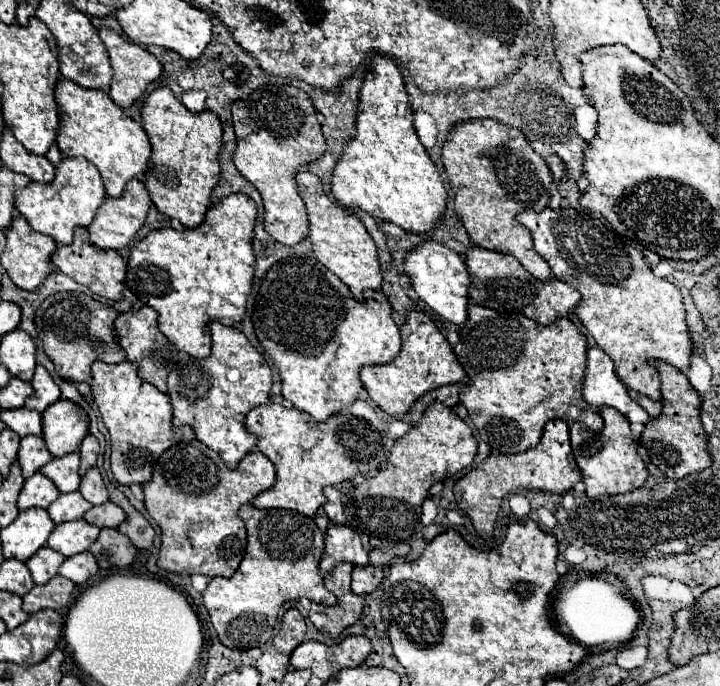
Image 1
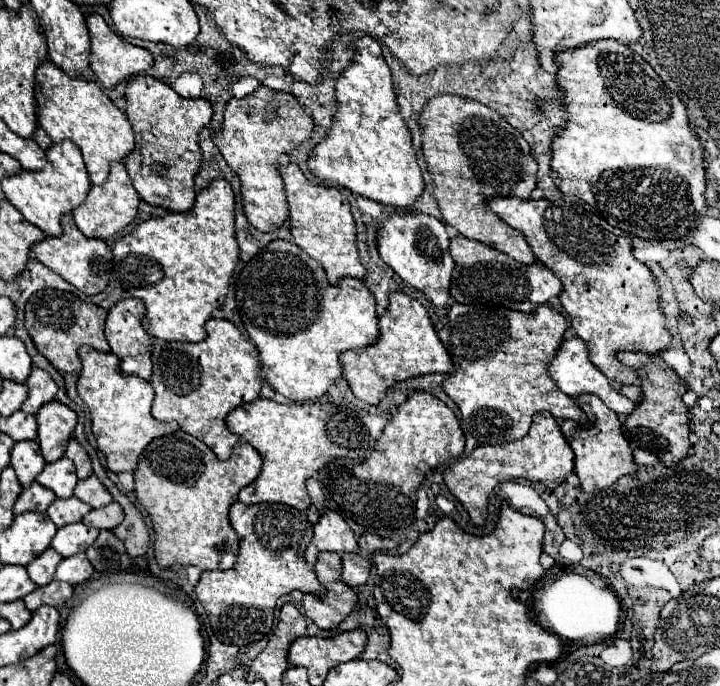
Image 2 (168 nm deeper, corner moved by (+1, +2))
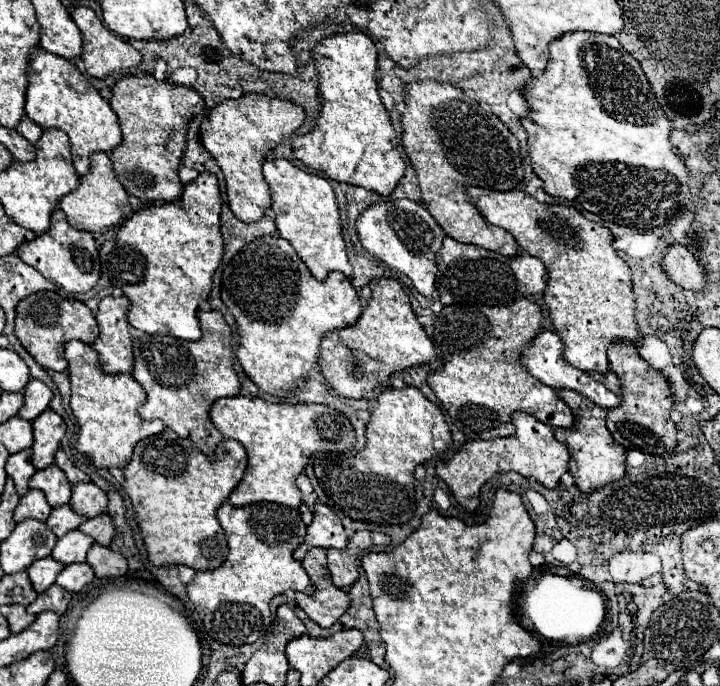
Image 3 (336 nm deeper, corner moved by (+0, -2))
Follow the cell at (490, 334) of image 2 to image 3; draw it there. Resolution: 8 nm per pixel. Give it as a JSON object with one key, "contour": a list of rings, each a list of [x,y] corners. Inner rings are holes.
{"contour":[[[518,298],[506,306],[452,304],[444,306],[442,312],[436,316],[432,342],[438,356],[442,358],[442,368],[428,374],[428,384],[440,400],[442,408],[448,412],[452,422],[466,434],[468,440],[492,440],[500,436],[510,436],[510,414],[516,410],[538,416],[540,422],[554,428],[568,428],[572,424],[574,416],[568,406],[556,396],[556,392],[536,380],[530,372],[524,372],[524,368],[520,368],[520,360],[516,360],[516,356],[520,356],[520,348],[524,348],[524,344],[528,344],[528,340],[532,340],[532,336],[536,336],[536,332],[540,330],[540,320],[542,314],[538,304],[530,302],[528,298]]]}

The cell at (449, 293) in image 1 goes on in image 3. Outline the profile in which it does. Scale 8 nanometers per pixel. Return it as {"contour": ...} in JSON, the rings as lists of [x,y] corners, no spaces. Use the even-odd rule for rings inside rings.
{"contour":[[[384,198],[382,202],[368,206],[358,216],[356,232],[362,246],[372,256],[386,262],[390,268],[404,272],[420,294],[424,296],[432,294],[436,278],[436,252],[440,250],[442,238],[446,234],[422,204],[412,202],[408,198],[402,200]]]}

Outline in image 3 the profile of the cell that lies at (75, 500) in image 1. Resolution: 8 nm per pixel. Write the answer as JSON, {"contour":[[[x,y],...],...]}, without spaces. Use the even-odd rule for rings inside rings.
{"contour":[[[60,506],[60,508],[54,508],[52,514],[48,516],[46,520],[46,526],[58,536],[62,538],[64,534],[76,530],[80,524],[84,522],[84,516],[76,516],[70,506]]]}

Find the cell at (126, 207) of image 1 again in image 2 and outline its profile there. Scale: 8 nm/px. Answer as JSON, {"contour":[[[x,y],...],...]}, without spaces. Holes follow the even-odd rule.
{"contour":[[[113,164],[107,184],[91,186],[91,192],[89,192],[85,204],[73,210],[73,218],[85,236],[109,240],[115,234],[119,234],[121,230],[125,230],[135,220],[137,206],[139,206],[139,194],[131,184],[131,178],[127,174],[125,164]]]}

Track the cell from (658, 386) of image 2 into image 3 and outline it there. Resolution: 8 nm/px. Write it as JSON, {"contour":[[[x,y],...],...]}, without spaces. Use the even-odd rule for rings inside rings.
{"contour":[[[614,340],[608,346],[608,362],[622,384],[620,404],[616,408],[608,408],[608,418],[606,418],[606,428],[610,430],[614,440],[626,450],[640,450],[654,456],[662,452],[672,452],[676,448],[678,430],[676,424],[670,420],[672,392],[668,380],[662,376],[662,372],[654,370],[650,364],[646,364],[640,358],[634,344],[624,344],[620,340]]]}

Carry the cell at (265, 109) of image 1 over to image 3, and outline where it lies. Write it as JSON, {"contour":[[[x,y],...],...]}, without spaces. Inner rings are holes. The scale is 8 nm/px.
{"contour":[[[242,94],[238,100],[224,100],[208,112],[208,118],[204,116],[204,120],[200,124],[200,142],[210,152],[210,156],[216,160],[216,164],[220,166],[220,170],[224,174],[228,206],[238,220],[256,222],[256,220],[260,220],[260,216],[264,216],[266,208],[270,208],[270,192],[268,192],[268,184],[262,176],[264,154],[268,150],[276,148],[282,140],[290,138],[290,134],[294,134],[294,130],[304,124],[304,118],[306,118],[304,110],[298,104],[280,100],[276,96],[268,98],[264,94]]]}

